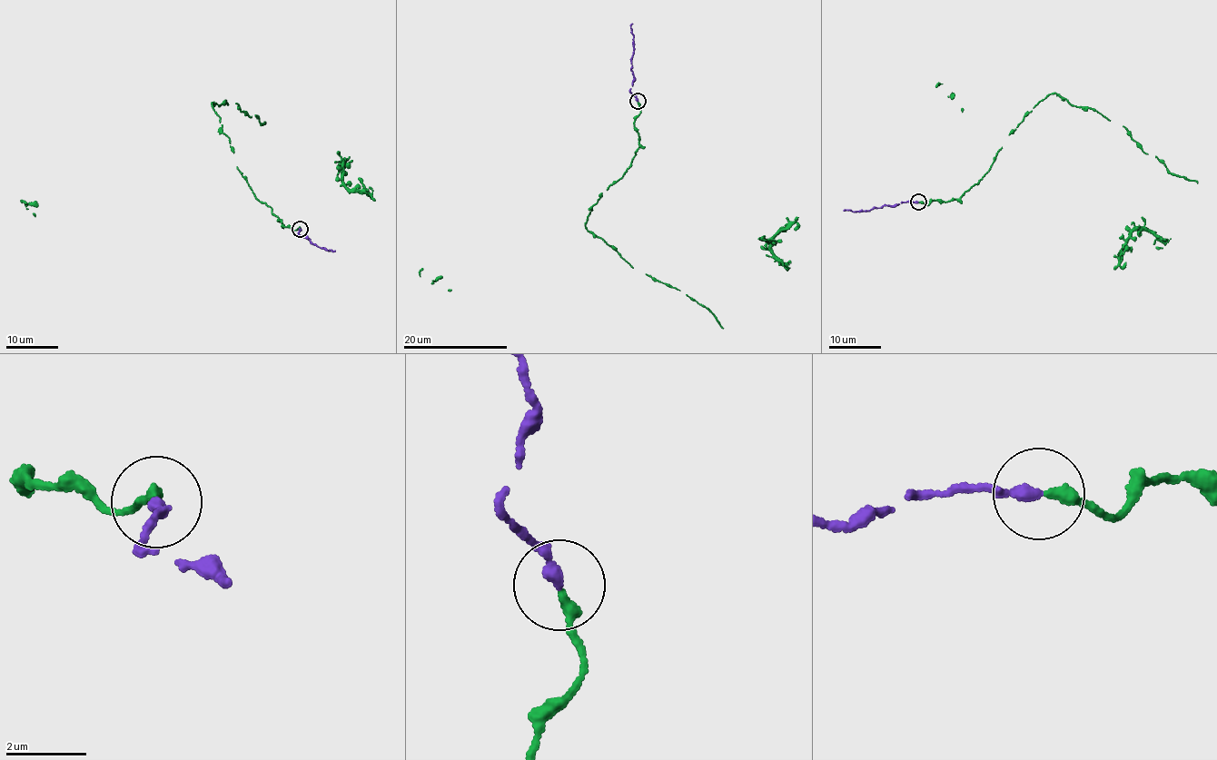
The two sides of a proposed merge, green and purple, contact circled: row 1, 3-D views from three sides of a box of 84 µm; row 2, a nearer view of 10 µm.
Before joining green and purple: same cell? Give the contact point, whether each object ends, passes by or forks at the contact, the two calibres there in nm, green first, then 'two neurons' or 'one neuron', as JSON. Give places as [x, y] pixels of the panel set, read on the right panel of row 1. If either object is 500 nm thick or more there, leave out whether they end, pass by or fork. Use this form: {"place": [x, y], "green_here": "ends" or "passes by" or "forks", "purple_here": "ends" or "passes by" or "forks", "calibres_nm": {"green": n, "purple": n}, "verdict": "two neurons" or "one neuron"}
{"place": [918, 202], "green_here": "ends", "purple_here": "ends", "calibres_nm": {"green": 280, "purple": 280}, "verdict": "one neuron"}

